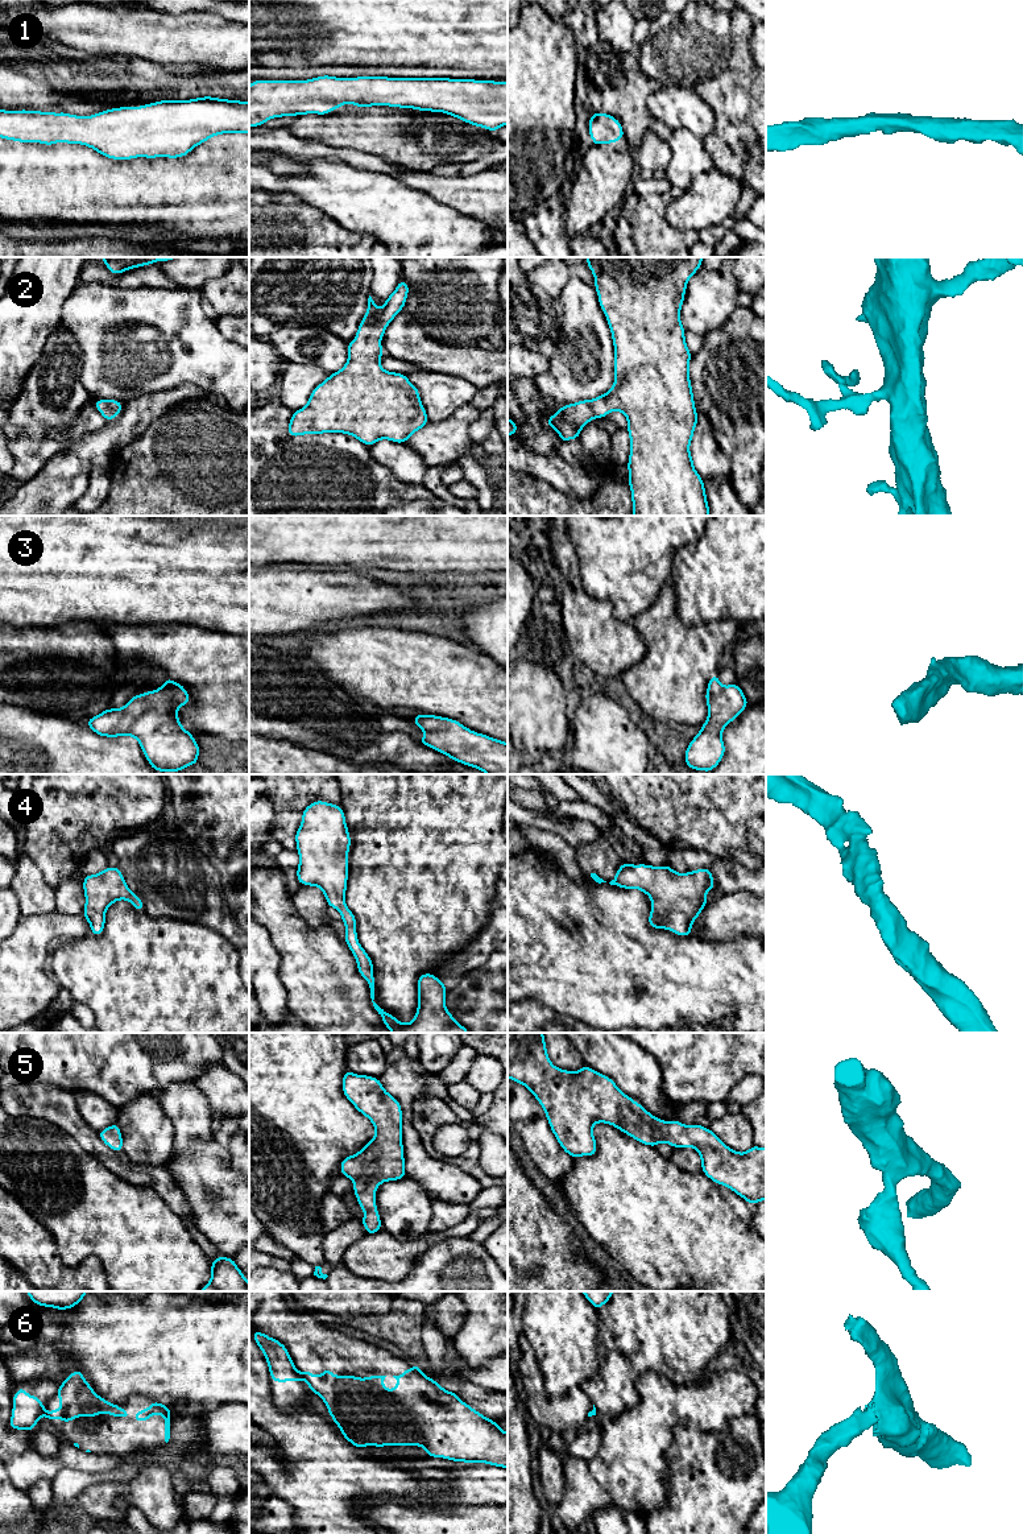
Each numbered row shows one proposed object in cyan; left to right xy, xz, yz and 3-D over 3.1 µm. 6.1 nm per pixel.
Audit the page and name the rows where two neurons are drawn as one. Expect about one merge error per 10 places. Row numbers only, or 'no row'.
6

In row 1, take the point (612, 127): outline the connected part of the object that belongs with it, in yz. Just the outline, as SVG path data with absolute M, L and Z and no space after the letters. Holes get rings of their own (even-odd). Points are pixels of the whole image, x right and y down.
M602 112L591 115L588 131L593 145L610 145L625 136L621 123L614 116Z

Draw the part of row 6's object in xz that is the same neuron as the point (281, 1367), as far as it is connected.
M253 1330L253 1339L265 1355L270 1372L270 1381L287 1382L303 1380L297 1370L287 1348L281 1341L272 1339L257 1330Z

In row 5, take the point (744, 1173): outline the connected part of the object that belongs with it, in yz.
M508 1033L508 1078L525 1086L534 1095L546 1113L548 1125L558 1144L572 1158L595 1155L597 1153L597 1145L593 1136L593 1125L597 1122L610 1124L643 1145L655 1148L660 1142L667 1142L674 1149L692 1146L701 1158L703 1173L716 1184L730 1188L751 1206L761 1200L766 1200L766 1148L753 1145L747 1151L738 1153L725 1145L709 1128L704 1128L697 1122L686 1126L678 1120L664 1121L653 1116L643 1105L625 1095L616 1086L613 1079L595 1071L587 1064L579 1071L558 1068L551 1063L547 1055L543 1033Z

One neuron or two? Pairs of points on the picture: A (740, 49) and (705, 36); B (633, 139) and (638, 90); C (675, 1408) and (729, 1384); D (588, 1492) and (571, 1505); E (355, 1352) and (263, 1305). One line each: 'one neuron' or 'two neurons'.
A: two neurons
B: one neuron
C: one neuron
D: one neuron
E: one neuron

